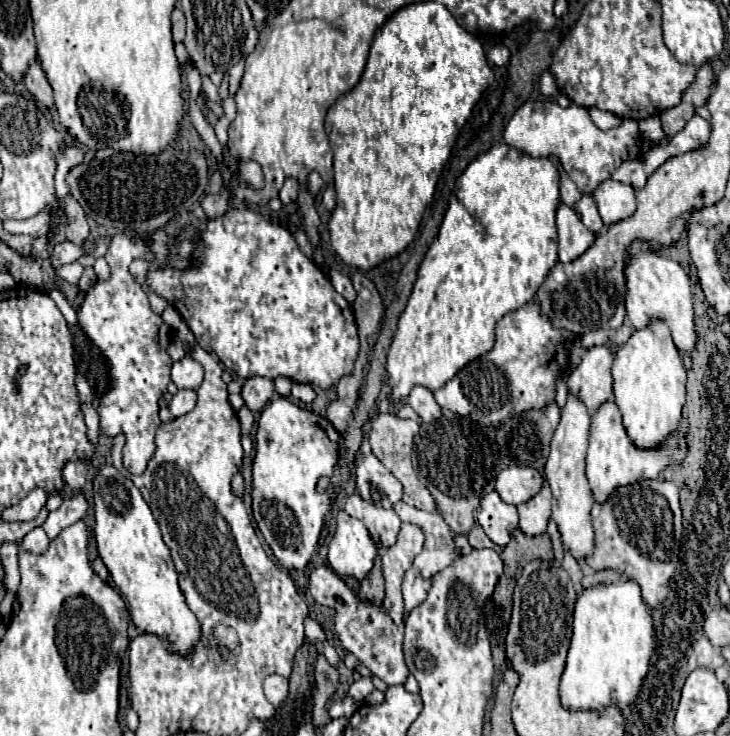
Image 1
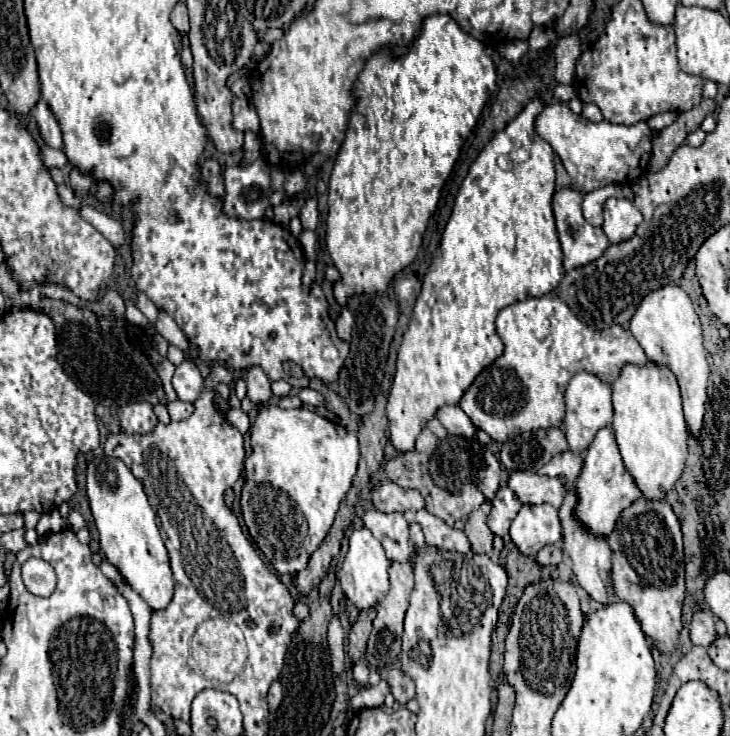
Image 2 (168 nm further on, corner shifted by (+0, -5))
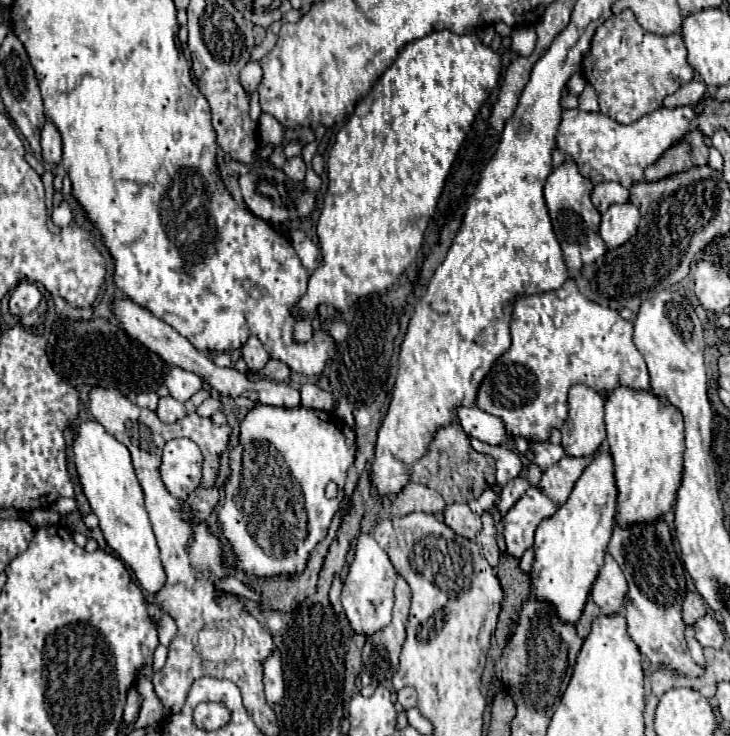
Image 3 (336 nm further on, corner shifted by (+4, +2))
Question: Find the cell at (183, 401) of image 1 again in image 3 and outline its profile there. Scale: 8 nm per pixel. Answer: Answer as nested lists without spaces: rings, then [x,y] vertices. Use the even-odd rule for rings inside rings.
[[[167,395],[167,397],[161,397],[161,399],[159,399],[157,415],[159,415],[161,421],[165,421],[165,423],[173,423],[173,421],[185,417],[187,411],[185,411],[184,404],[181,403],[181,401],[177,401],[177,399],[173,399],[171,395]]]

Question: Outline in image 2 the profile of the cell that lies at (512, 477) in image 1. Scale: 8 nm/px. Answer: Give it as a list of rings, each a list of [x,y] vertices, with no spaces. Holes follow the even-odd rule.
[[[513,472],[509,476],[509,488],[517,494],[523,504],[551,504],[561,508],[563,498],[567,496],[567,488],[561,476],[549,478],[531,472]]]

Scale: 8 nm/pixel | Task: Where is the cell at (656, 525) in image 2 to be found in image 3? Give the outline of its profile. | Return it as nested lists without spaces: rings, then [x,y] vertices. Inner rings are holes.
[[[663,517],[629,527],[615,523],[609,553],[627,577],[629,591],[625,597],[625,619],[627,631],[637,643],[639,651],[647,655],[651,663],[673,667],[689,677],[701,675],[703,667],[691,659],[683,635],[685,625],[681,619],[681,605],[685,599],[685,569],[675,553],[673,537]]]

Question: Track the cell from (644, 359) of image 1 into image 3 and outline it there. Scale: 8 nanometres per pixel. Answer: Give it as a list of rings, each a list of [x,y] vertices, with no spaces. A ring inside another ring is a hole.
[[[619,385],[605,399],[605,425],[607,425],[607,443],[615,463],[615,481],[617,481],[617,523],[631,525],[639,521],[655,521],[665,511],[671,509],[683,471],[683,421],[681,413],[673,405],[665,405],[661,397],[653,397],[653,391],[635,391],[627,385]]]

